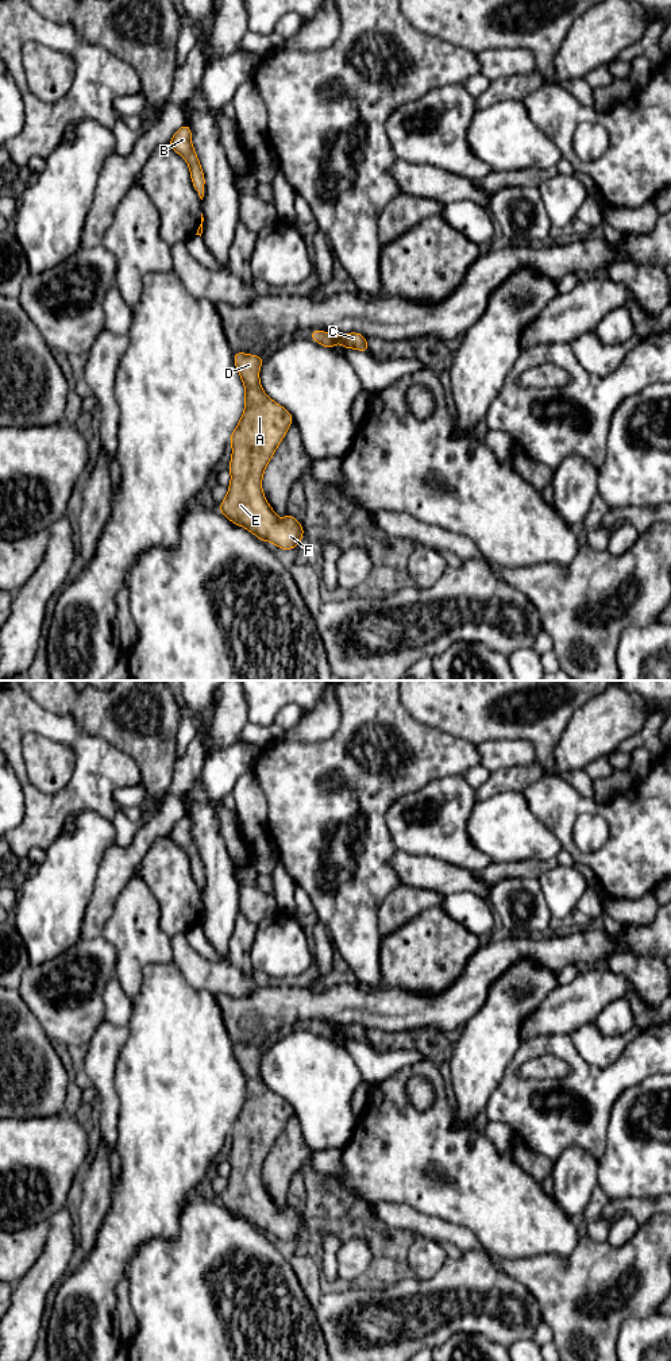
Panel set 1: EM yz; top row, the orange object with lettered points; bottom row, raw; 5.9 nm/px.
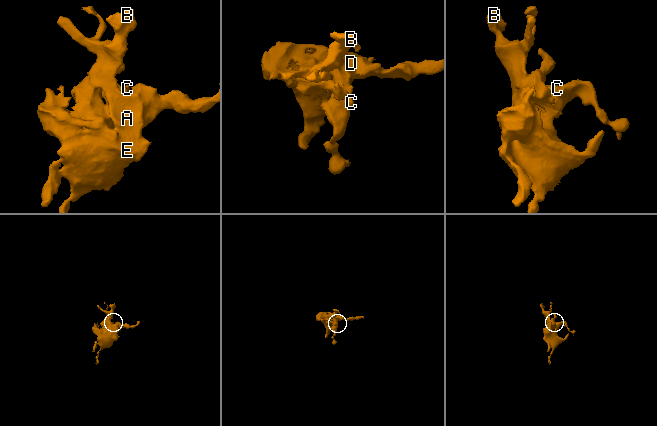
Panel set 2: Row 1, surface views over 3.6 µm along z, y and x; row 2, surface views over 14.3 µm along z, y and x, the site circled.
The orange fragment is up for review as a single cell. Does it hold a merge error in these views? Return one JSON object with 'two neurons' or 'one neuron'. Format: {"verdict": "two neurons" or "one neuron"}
{"verdict": "one neuron"}

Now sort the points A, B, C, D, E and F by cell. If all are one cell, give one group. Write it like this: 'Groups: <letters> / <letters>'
Groups: A B C D E F

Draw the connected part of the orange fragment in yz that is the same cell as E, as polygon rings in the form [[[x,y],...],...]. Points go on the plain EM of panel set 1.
[[[235,1044],[234,1053],[244,1076],[244,1102],[230,1134],[231,1173],[219,1202],[263,1233],[293,1241],[304,1227],[302,1217],[288,1203],[281,1211],[262,1181],[266,1157],[293,1115],[293,1107],[262,1080],[259,1060],[263,1048]]]

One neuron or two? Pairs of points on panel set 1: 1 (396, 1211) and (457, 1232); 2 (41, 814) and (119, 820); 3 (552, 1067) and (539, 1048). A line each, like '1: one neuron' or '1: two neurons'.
1: one neuron
2: two neurons
3: two neurons

